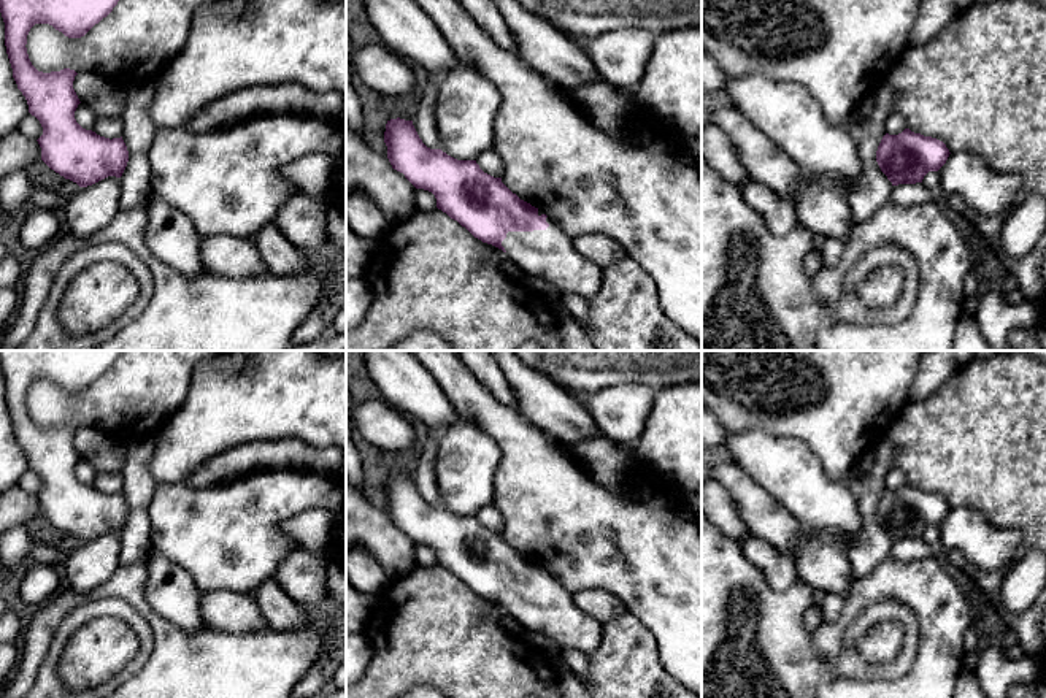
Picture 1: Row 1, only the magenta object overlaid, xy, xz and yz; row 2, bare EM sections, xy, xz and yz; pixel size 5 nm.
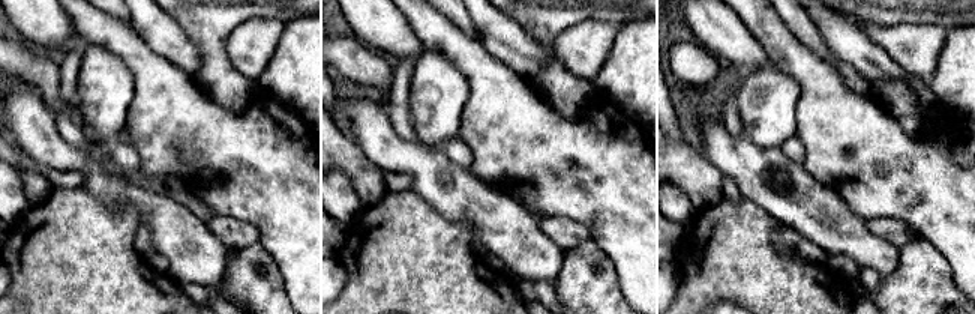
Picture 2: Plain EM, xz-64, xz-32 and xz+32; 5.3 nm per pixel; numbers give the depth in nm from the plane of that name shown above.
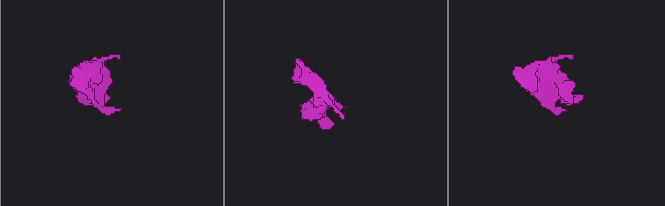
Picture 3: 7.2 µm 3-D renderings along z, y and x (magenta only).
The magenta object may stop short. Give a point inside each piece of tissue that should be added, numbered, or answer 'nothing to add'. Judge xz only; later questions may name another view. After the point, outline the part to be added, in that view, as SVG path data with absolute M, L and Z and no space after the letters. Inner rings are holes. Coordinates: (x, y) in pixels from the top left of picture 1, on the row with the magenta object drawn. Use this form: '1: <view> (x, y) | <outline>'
1: xz (549, 254) | M546 217L549 227L533 232L508 232L502 246L525 276L541 278L554 289L557 300L575 293L592 298L603 284L603 270L578 252L573 238Z

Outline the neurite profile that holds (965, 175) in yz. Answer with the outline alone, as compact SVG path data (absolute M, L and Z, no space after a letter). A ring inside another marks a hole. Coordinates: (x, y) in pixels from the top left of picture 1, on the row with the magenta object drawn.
M971 152L949 154L938 170L938 182L944 198L957 195L983 214L1008 213L1019 190L1017 176L997 173Z

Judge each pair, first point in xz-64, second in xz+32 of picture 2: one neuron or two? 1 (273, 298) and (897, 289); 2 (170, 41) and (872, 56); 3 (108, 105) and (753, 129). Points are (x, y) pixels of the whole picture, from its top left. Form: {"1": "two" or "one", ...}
{"1": "one", "2": "one", "3": "one"}

